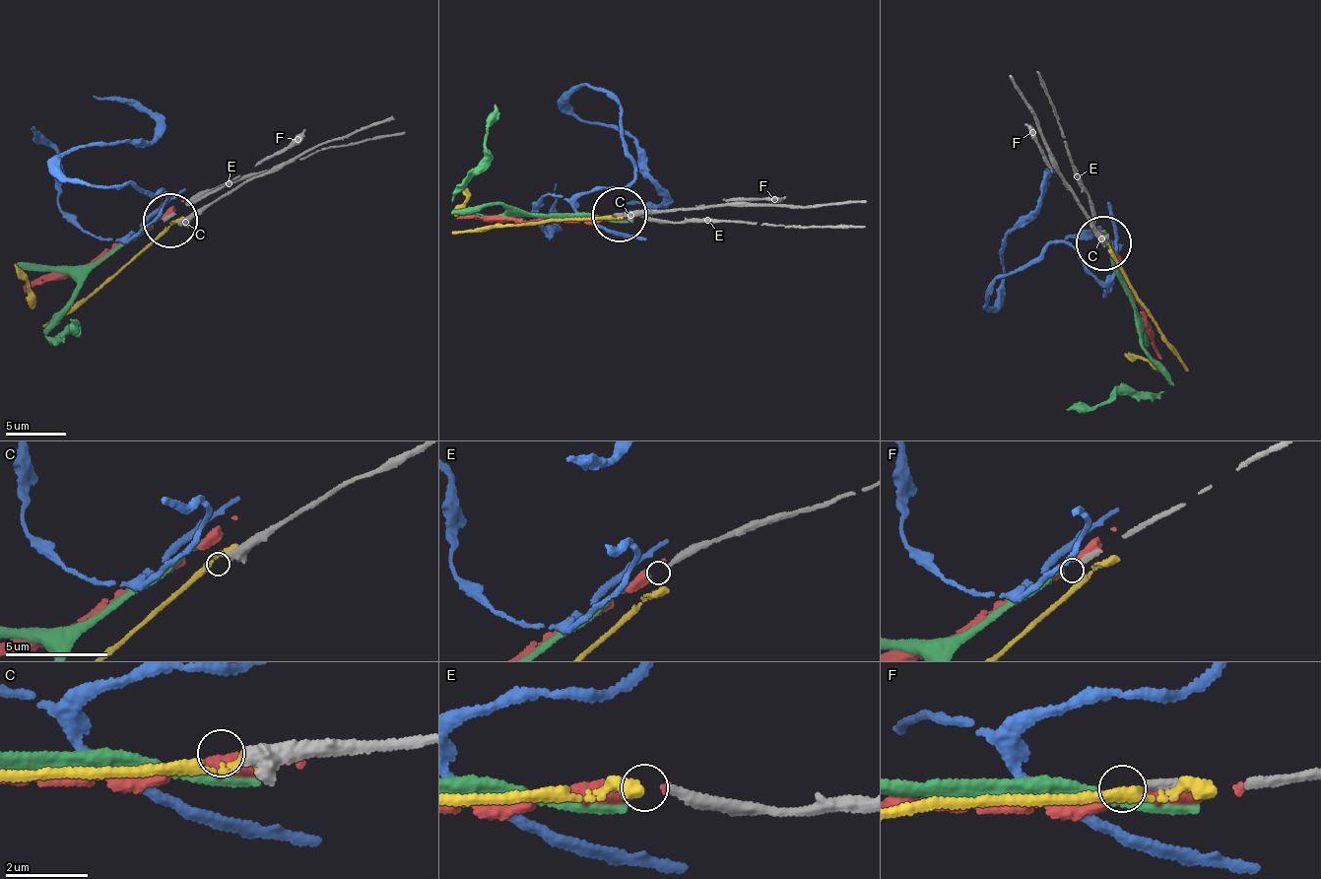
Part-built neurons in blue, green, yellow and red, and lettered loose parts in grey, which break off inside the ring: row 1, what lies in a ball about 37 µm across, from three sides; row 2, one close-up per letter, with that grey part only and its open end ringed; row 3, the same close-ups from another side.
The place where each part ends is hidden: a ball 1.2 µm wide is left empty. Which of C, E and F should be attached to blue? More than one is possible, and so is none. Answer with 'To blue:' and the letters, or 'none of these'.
To blue: none of these

